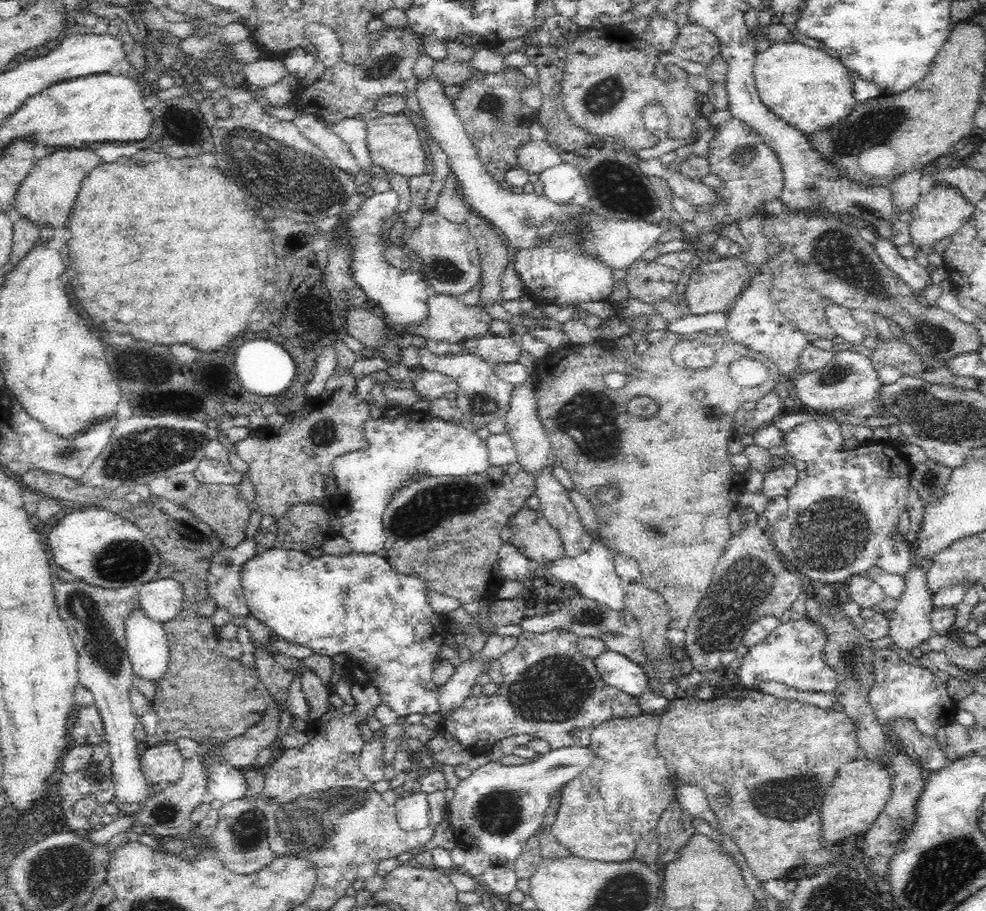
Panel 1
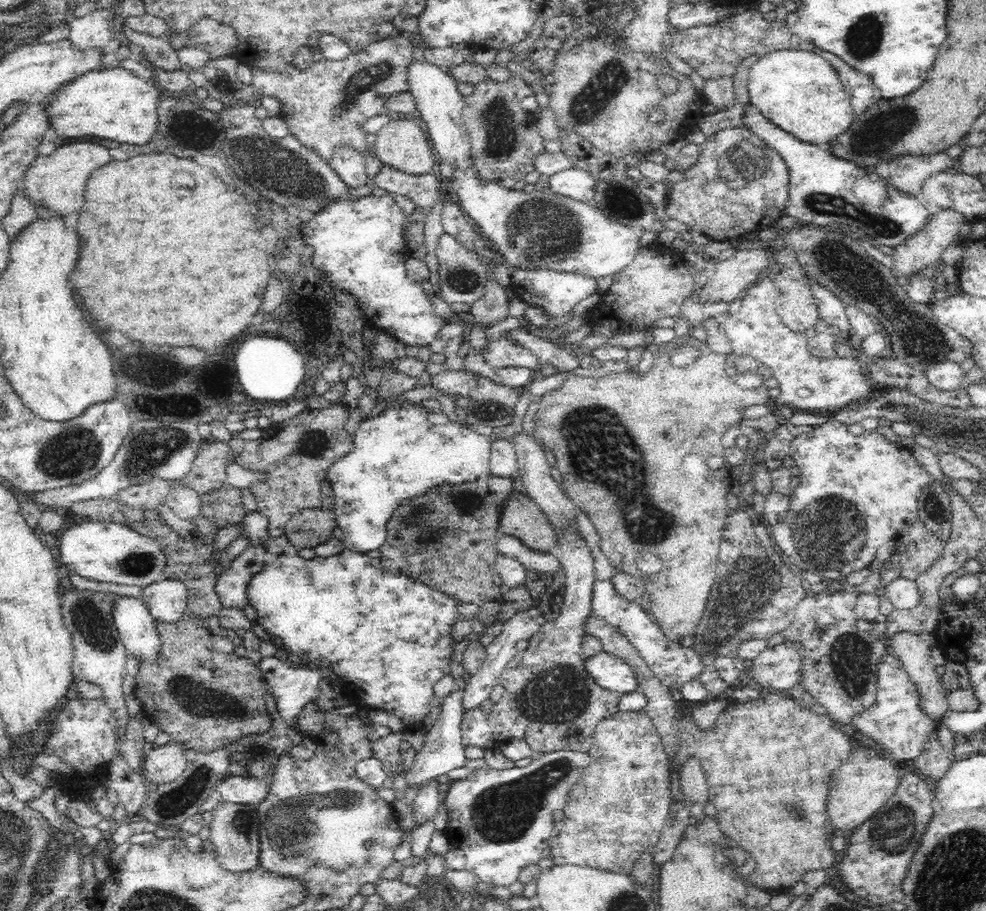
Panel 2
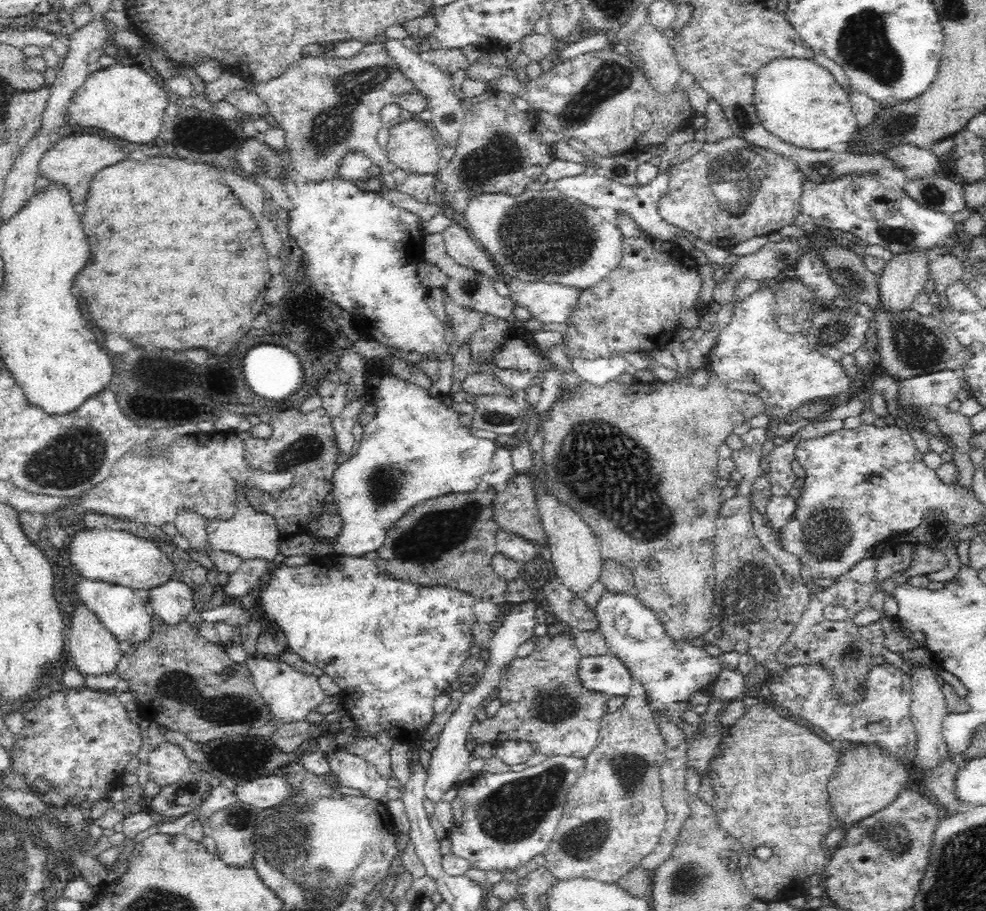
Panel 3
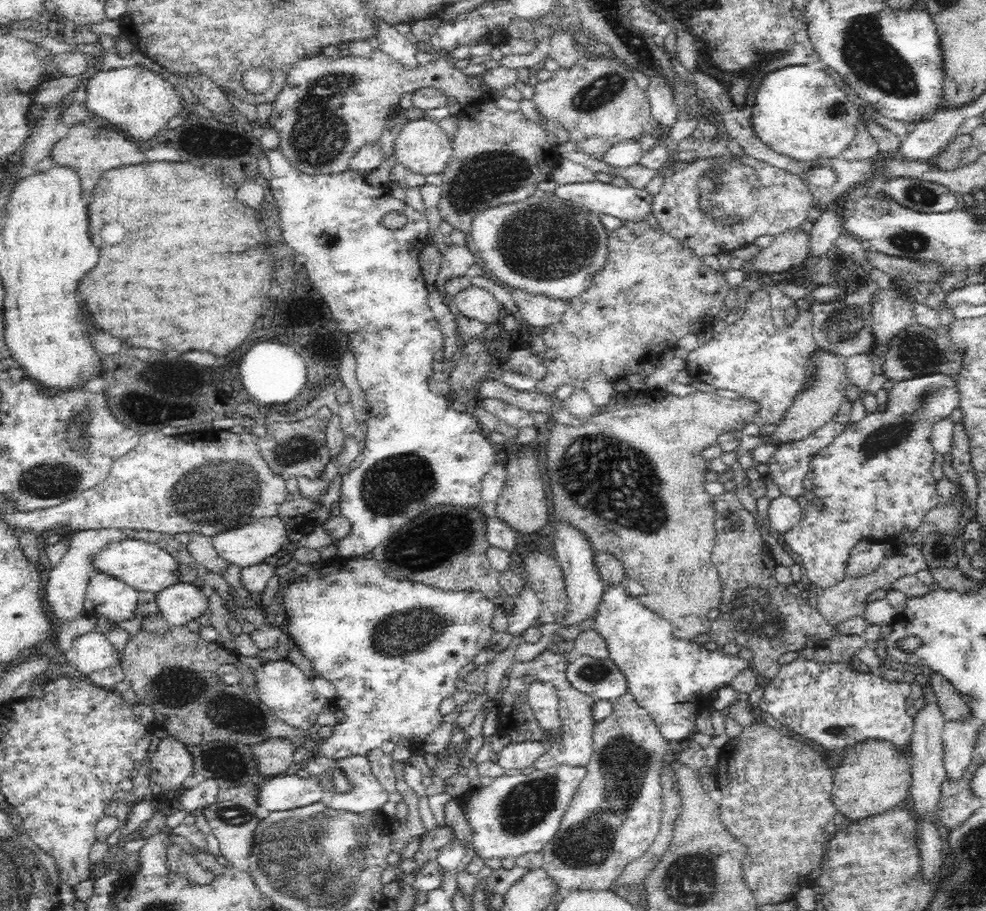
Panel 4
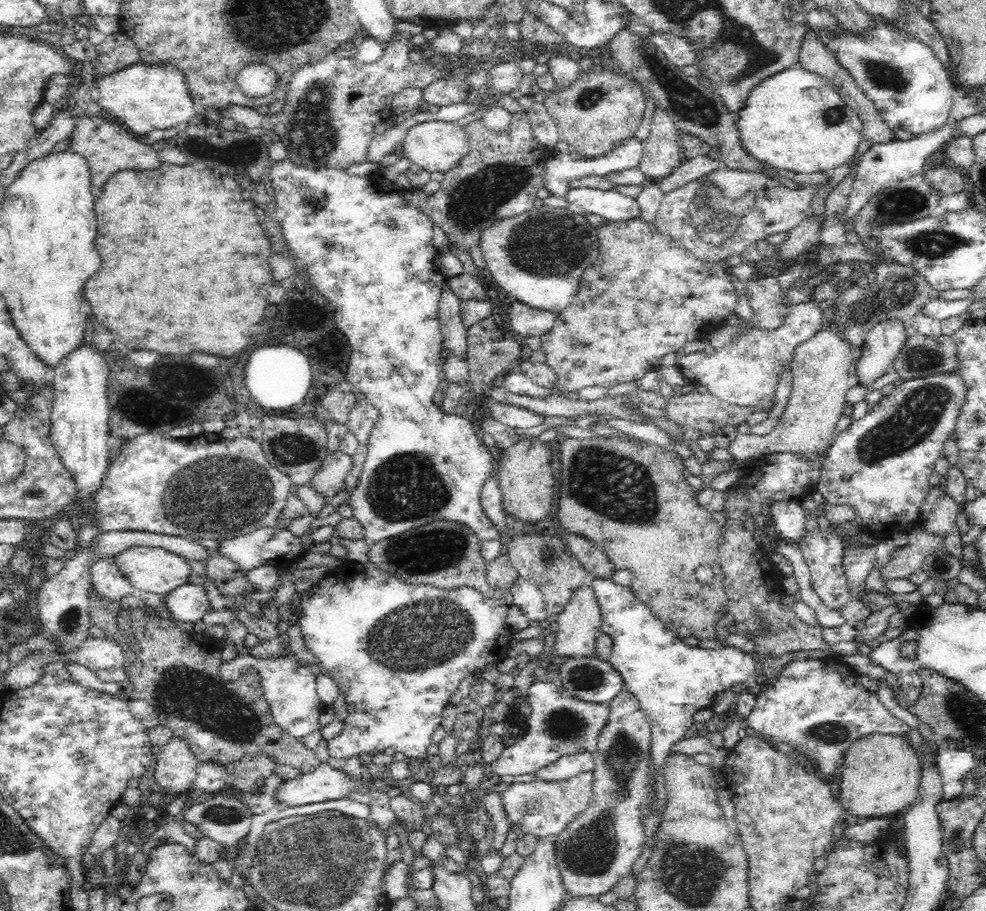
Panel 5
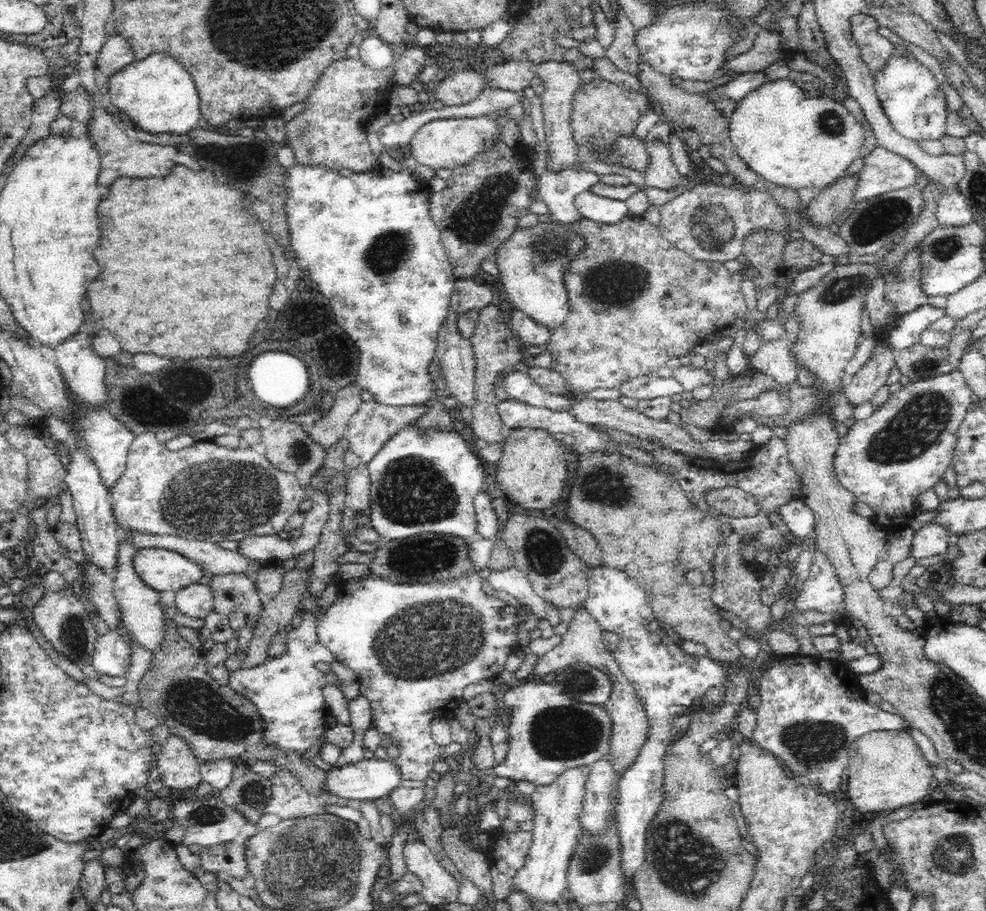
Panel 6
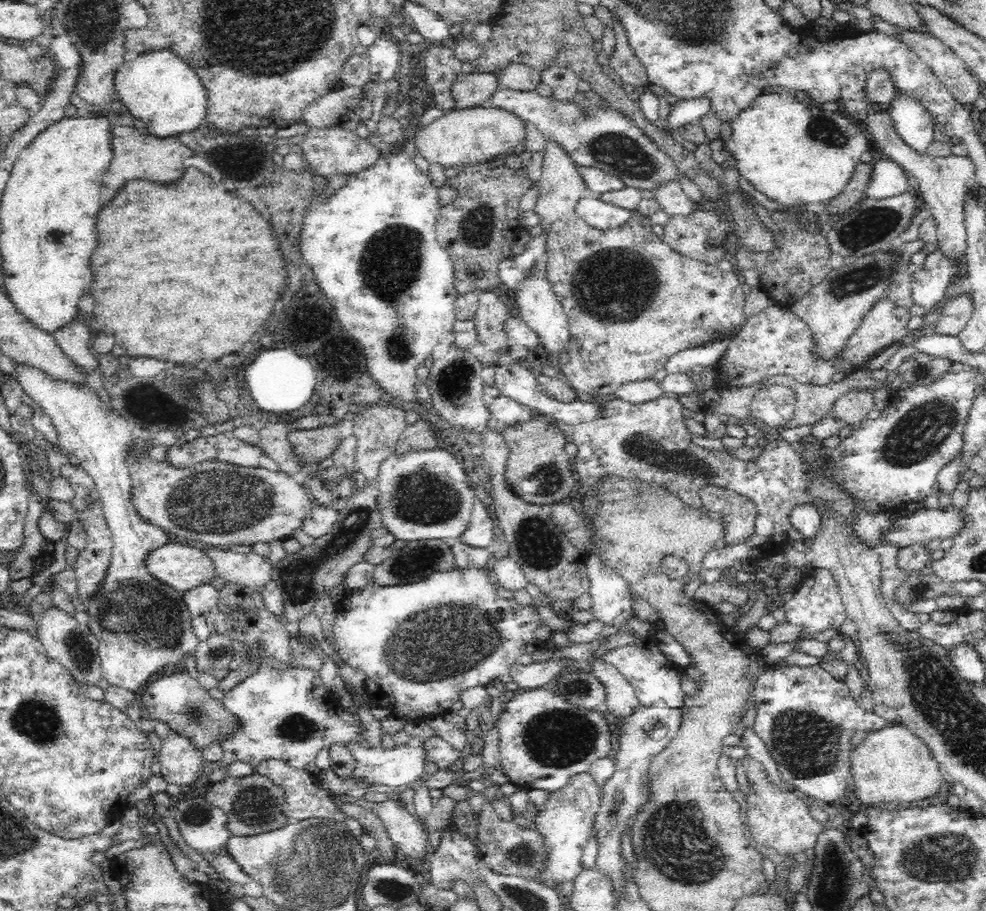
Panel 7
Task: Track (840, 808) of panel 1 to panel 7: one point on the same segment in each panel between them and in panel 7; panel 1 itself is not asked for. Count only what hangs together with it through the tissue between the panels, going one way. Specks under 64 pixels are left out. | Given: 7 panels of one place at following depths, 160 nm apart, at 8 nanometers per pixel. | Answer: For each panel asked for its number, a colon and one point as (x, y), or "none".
2: (858, 789)
3: (867, 779)
4: (874, 776)
5: (881, 772)
6: (886, 770)
7: (893, 766)

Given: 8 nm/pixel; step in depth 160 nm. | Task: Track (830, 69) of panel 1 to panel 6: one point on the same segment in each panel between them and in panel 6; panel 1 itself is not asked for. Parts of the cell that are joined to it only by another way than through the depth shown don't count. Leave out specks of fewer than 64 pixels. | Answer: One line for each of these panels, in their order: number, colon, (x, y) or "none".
2: (800, 91)
3: (796, 99)
4: (799, 111)
5: (795, 119)
6: (795, 139)

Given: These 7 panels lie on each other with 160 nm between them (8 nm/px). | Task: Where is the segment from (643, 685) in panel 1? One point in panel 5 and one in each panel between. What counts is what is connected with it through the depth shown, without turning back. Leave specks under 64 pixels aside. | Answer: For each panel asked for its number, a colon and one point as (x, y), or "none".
2: (609, 671)
3: (606, 673)
4: (600, 678)
5: (589, 679)

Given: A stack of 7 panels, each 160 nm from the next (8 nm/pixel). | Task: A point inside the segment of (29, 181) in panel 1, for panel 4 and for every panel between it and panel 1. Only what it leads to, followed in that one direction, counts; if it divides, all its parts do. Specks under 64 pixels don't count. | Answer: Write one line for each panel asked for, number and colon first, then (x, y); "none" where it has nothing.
2: (55, 182)
3: (71, 163)
4: (89, 152)

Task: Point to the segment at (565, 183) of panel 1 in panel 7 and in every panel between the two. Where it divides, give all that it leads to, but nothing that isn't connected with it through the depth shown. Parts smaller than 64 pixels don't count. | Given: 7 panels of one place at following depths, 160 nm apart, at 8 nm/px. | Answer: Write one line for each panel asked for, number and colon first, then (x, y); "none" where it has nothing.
2: (573, 183)
3: (607, 197)
4: (631, 204)
5: (611, 205)
6: (605, 211)
7: (596, 213)

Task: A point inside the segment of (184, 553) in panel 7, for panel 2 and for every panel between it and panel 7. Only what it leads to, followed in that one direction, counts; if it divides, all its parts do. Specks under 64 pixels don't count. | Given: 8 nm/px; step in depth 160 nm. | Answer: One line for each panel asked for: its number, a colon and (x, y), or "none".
2: (98, 550)
3: (115, 556)
4: (144, 566)
5: (149, 569)
6: (161, 570)

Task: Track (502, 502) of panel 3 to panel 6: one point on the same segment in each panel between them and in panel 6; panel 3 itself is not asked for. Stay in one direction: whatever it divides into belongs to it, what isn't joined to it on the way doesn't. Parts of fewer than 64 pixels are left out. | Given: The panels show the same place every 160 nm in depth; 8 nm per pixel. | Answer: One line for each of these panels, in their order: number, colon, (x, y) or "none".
4: (522, 505)
5: (526, 479)
6: (532, 472)

